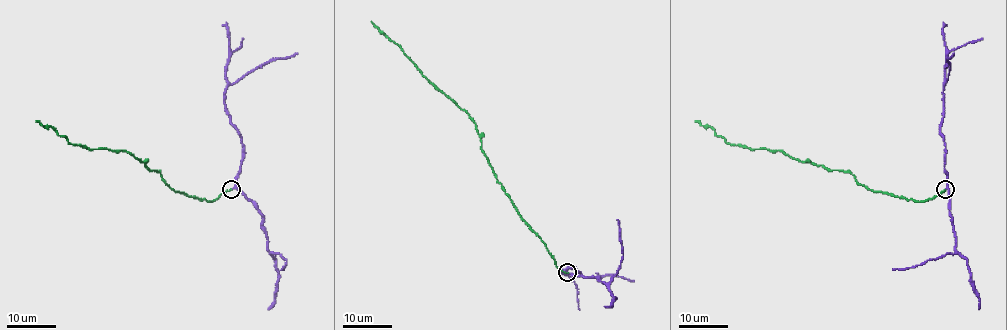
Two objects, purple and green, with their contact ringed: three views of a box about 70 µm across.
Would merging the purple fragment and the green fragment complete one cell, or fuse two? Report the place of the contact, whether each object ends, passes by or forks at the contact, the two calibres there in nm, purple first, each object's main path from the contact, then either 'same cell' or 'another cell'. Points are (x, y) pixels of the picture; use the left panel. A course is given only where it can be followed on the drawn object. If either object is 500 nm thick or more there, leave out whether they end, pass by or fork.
place (231, 189); purple ends; green ends; calibres 180 and 140 nm; course purple (232, 188), (241, 169), (243, 144), (226, 109), (224, 90), (273, 60), (297, 53); course green (231, 190), (210, 202), (186, 196), (168, 185), (159, 172), (122, 150), (73, 145), (54, 129), (36, 120); same cell

